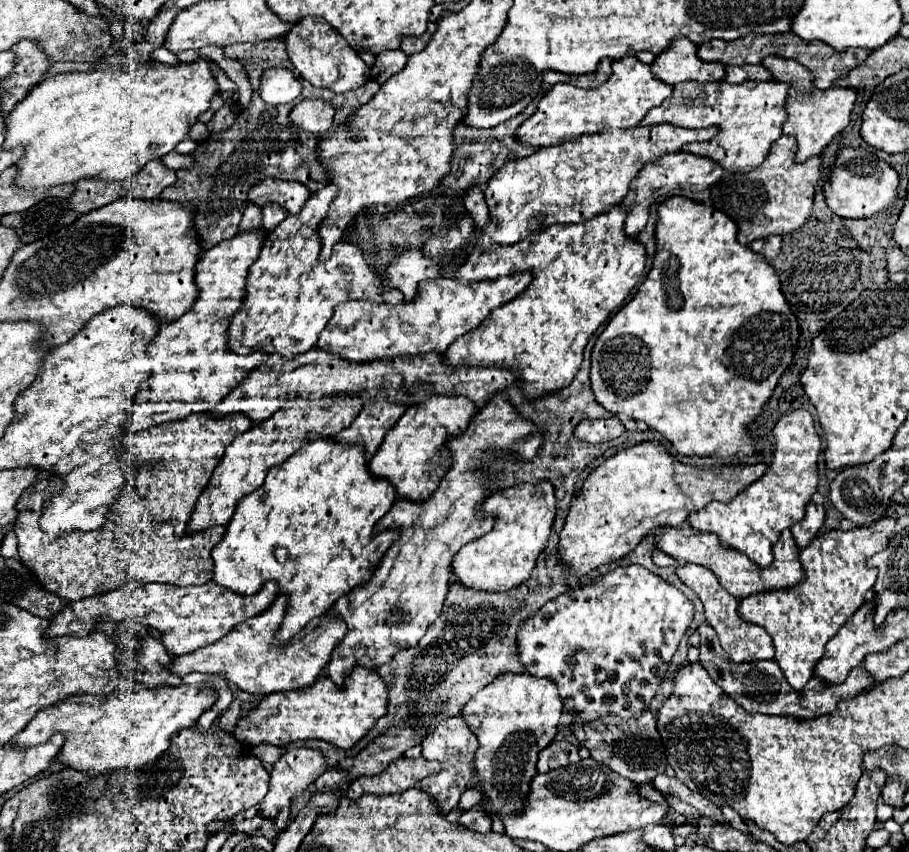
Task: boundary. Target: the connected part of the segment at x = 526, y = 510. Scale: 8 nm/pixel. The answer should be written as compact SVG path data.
M549 482L539 484L519 484L513 488L493 492L481 510L495 518L493 530L459 550L451 562L451 572L457 582L483 592L507 592L523 584L531 570L535 568L537 556L545 550L551 524L555 518L555 496Z

